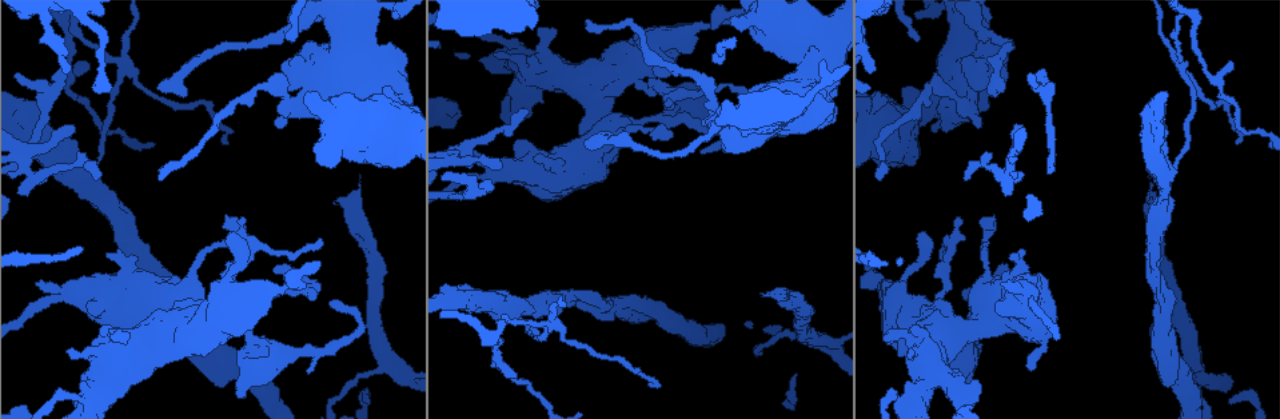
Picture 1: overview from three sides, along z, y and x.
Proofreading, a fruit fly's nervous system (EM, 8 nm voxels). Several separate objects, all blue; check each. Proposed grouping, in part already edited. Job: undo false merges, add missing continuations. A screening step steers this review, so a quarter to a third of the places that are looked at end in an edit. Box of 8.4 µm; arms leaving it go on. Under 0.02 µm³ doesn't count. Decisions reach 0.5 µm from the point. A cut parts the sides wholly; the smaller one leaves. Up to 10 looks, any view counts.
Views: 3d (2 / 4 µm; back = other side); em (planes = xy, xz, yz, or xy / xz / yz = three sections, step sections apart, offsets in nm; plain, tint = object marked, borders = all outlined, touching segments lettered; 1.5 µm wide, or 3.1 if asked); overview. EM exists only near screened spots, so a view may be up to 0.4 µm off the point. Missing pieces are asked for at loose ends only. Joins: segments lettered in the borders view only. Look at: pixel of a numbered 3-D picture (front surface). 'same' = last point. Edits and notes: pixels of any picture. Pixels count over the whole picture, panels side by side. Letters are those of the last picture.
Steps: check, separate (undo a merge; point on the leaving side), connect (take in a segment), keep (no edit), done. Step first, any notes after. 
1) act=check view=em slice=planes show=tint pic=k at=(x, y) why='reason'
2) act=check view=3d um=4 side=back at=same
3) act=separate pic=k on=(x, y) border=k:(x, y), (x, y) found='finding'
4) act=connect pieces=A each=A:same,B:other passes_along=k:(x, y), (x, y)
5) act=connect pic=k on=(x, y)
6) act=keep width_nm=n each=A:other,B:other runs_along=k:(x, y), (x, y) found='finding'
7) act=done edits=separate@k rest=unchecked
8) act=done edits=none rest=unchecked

act=check view=3d um=4 pic=1 at=(499, 164) why='free end'

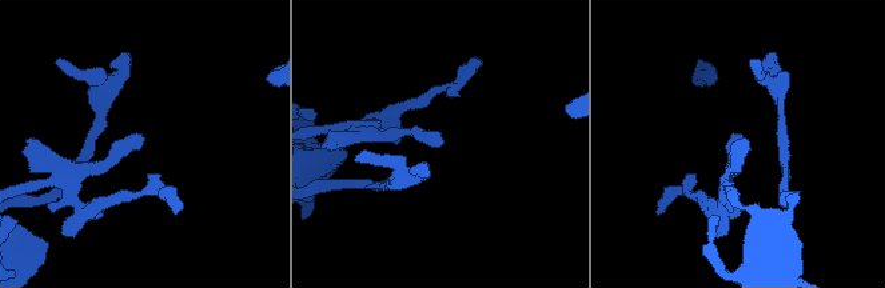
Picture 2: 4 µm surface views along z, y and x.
act=check view=em slice=planes show=borders pic=2 at=(443, 143) why='need the tissue'

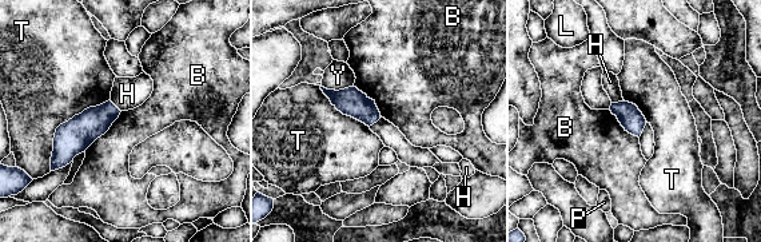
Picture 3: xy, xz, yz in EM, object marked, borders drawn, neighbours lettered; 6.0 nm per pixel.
act=keep longest_contact=T:550nm each=B:other,H:other,L:other,P:other,T:other,Y:other found='no lettered segment goes on from it'

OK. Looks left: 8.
act=check view=em slice=xz step=8 show=tint pic=1 at=(360, 186) why='branch stops here'

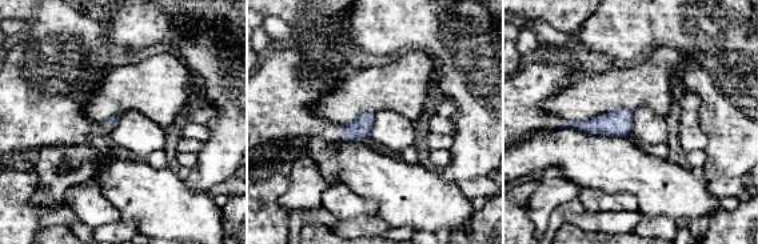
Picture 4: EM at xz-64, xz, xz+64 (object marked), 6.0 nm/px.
act=check view=em slice=planes show=borders at=same

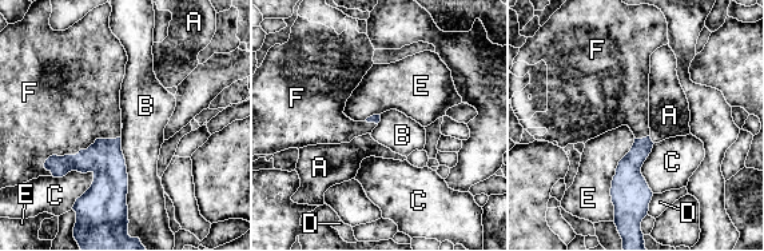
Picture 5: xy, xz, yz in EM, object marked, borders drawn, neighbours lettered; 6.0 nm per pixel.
act=connect pieces=F each=A:other,B:other,C:other,D:other,E:other,F:same found='the cell continues'

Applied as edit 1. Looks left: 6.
act=done edits=connect@5 rest=unchecked

